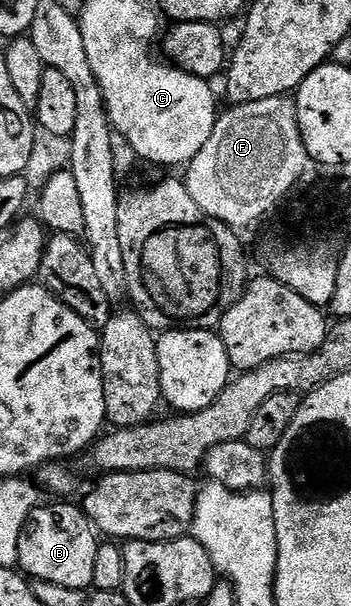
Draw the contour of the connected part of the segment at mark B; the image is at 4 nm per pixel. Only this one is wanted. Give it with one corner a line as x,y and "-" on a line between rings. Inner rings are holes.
46,505
35,508
34,512
30,514
30,520
27,521
24,531
20,535
20,543
18,544
18,564
17,568
21,570
27,578
34,581
47,581
48,583
60,583
63,587
76,587
77,589
89,590
92,586
92,571
96,564
96,551
100,544
99,534
96,532
93,525
90,524
90,518
86,516
85,508
74,505

